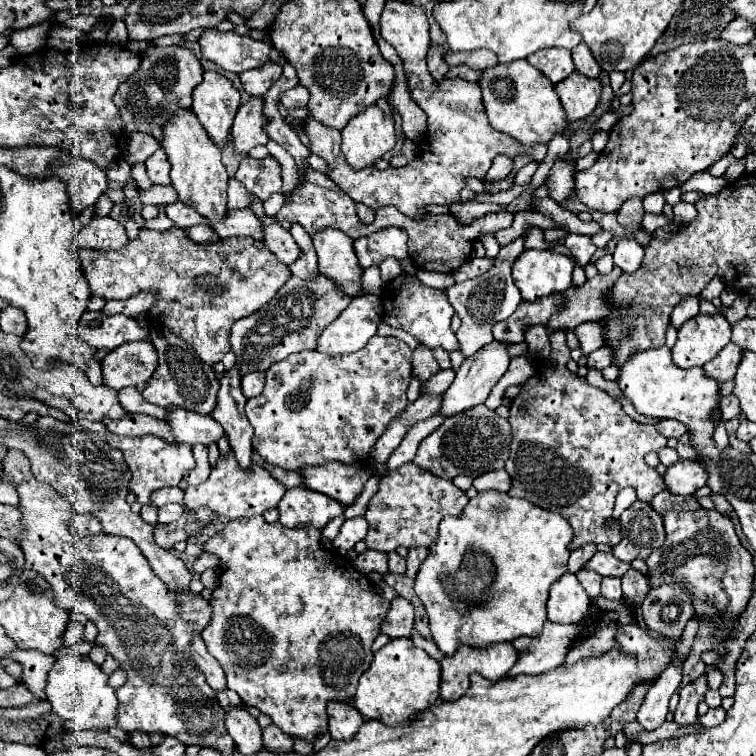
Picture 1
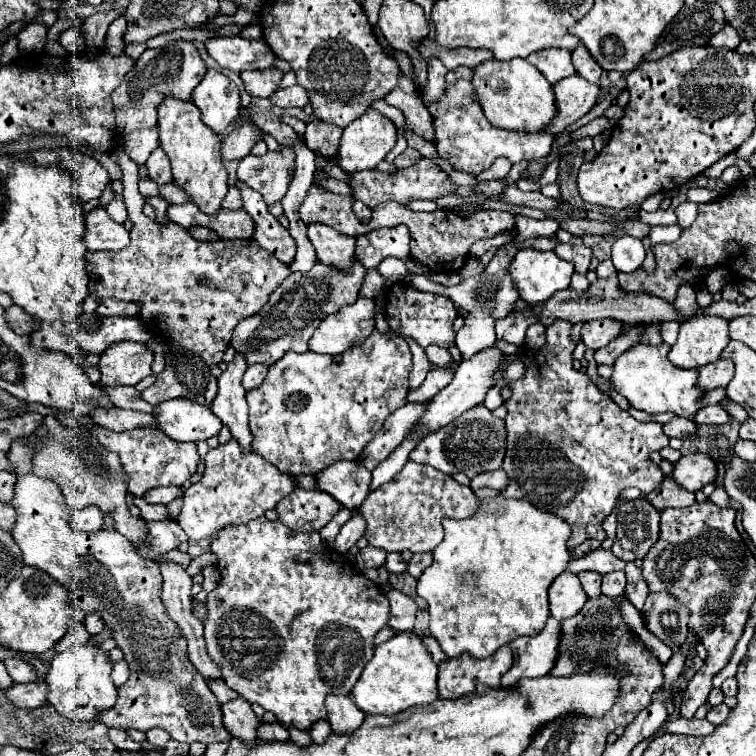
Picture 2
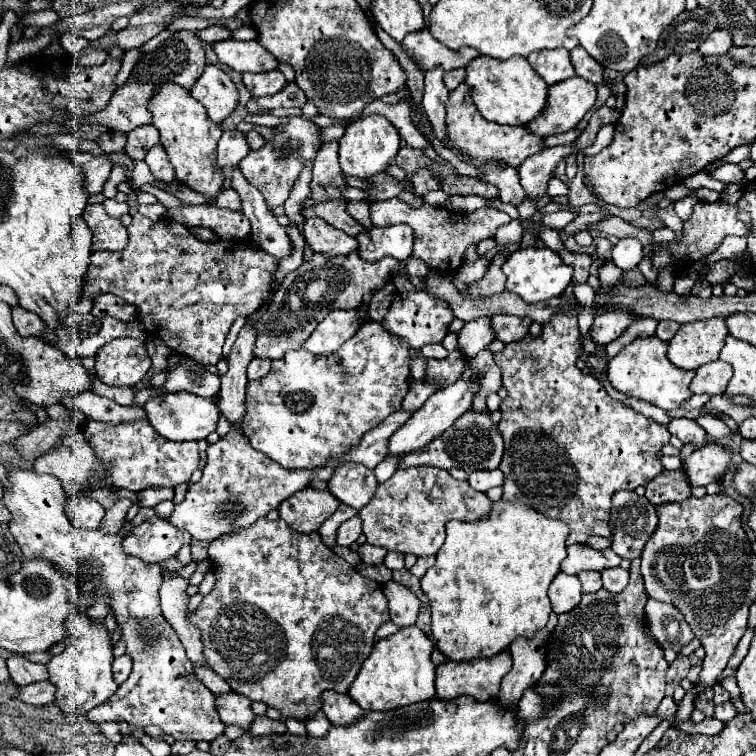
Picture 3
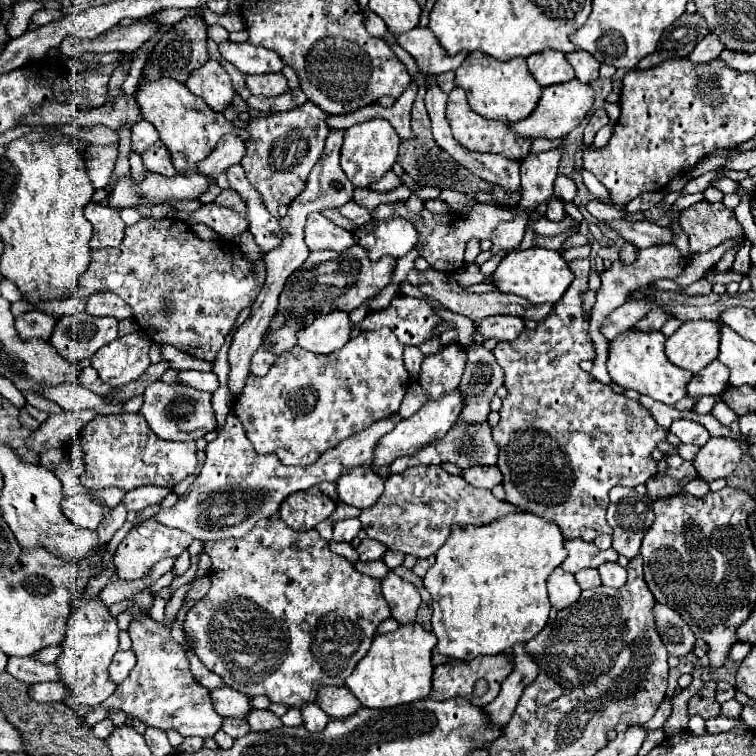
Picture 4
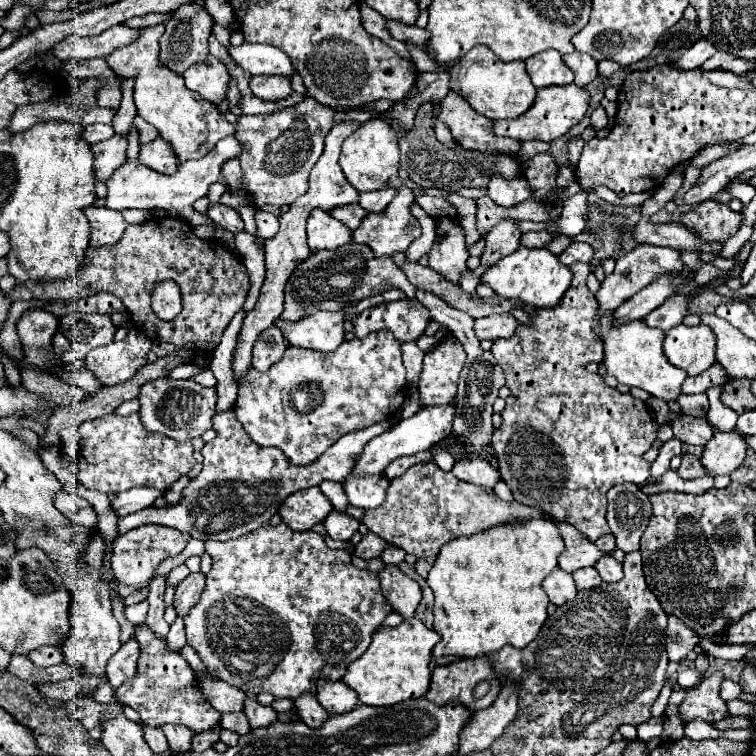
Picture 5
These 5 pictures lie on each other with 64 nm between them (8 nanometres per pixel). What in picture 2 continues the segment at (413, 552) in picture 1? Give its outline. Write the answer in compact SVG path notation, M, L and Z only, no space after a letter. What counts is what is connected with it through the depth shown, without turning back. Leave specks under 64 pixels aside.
M426 552L426 554L414 554L412 560L408 562L408 574L412 574L414 578L418 578L426 566L432 564L432 554Z

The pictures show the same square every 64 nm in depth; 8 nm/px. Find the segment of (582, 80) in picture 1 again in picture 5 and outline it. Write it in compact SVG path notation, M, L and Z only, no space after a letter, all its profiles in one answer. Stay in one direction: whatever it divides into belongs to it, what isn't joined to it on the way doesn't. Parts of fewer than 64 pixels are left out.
M574 82L566 84L566 86L540 88L532 108L524 116L512 118L512 120L494 120L494 130L498 136L510 136L520 142L526 142L526 140L552 142L552 140L564 136L572 126L576 126L584 118L588 106L590 106L590 94L584 88L576 86Z

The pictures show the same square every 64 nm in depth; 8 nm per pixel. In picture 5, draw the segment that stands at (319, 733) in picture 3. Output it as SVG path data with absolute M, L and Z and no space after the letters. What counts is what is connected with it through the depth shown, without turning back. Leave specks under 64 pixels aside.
M302 694L300 700L294 702L298 714L300 714L300 720L306 722L310 728L320 728L326 718L328 718L328 712L318 704L318 700L314 698L314 694Z

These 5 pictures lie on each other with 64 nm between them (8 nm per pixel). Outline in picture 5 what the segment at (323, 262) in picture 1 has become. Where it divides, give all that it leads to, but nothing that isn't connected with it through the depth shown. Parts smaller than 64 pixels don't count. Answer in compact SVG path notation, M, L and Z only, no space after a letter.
M320 208L310 212L306 234L310 250L336 250L352 242L352 232L340 224L340 220L332 218L330 212L324 212Z

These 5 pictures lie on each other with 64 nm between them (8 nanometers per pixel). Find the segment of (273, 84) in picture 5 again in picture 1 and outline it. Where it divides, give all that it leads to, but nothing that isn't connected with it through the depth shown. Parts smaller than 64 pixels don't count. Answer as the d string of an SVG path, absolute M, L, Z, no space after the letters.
M268 60L268 64L264 64L264 68L254 68L254 70L242 72L240 80L242 80L246 94L264 96L268 92L268 88L280 78L280 74L282 74L282 66Z

